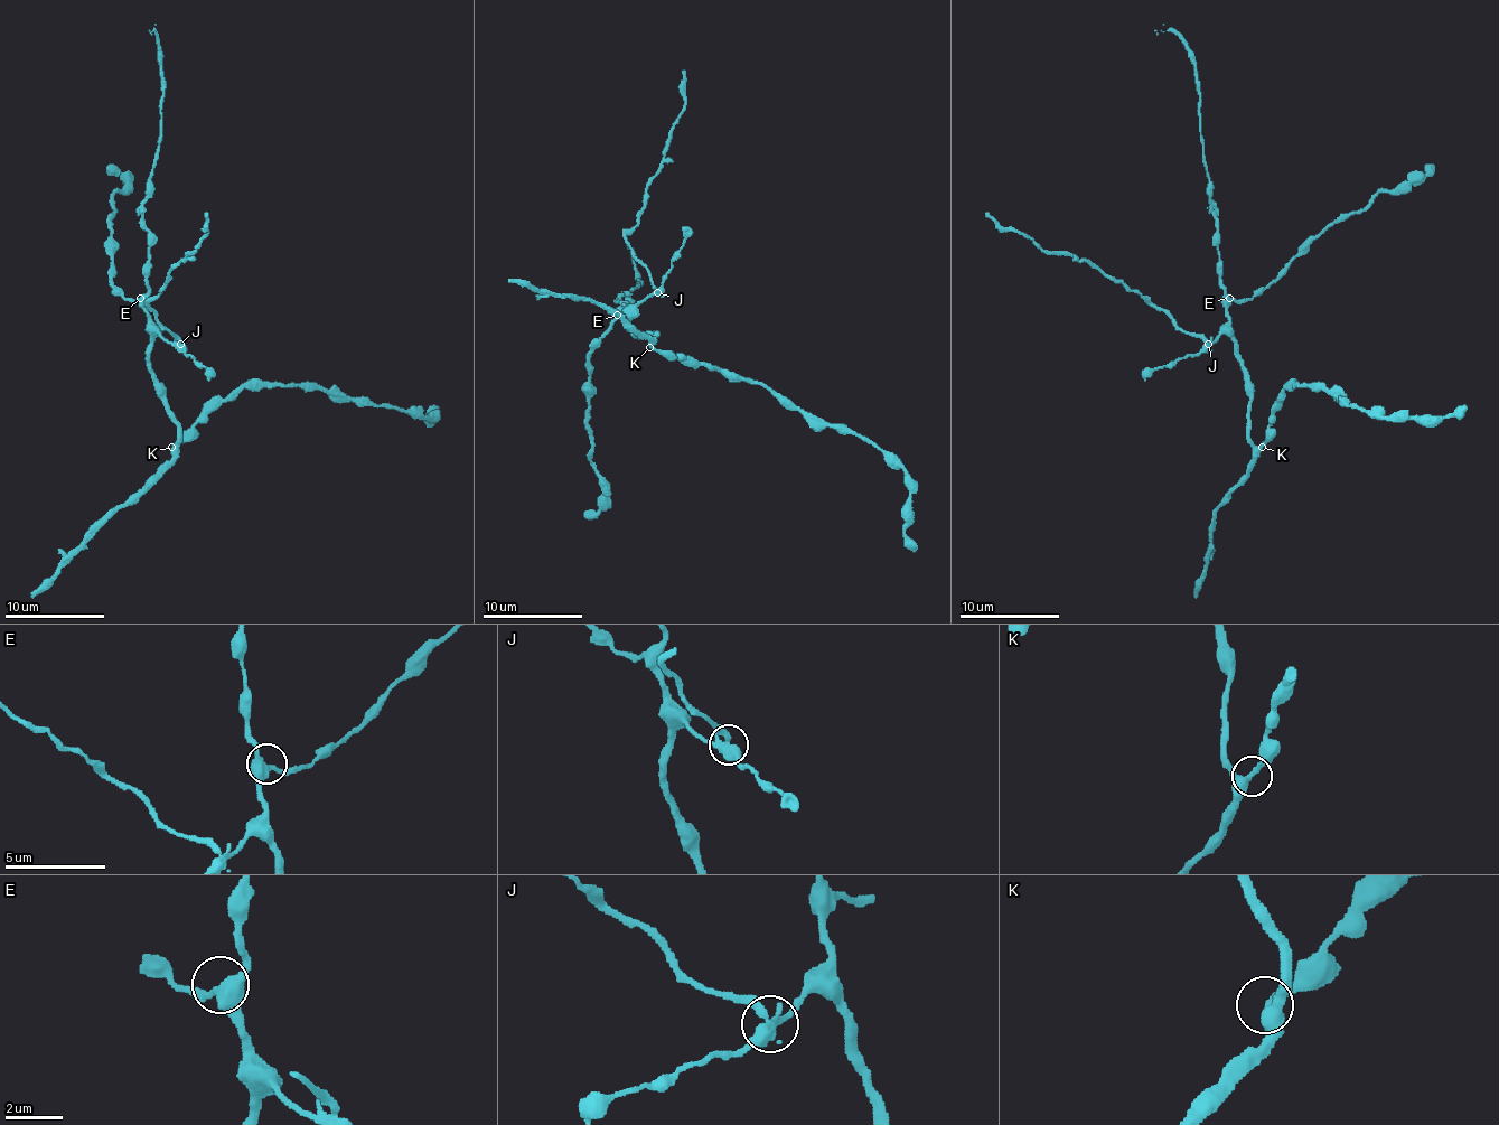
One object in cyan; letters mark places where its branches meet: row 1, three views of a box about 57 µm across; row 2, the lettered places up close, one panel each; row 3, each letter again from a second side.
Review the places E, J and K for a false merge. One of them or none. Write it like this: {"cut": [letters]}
{"cut": ["J"]}

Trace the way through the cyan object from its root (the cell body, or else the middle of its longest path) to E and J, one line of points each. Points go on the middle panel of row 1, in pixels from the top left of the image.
E: (652, 335), (635, 335), (627, 327), (627, 317), (622, 312), (617, 315)
J: (652, 335), (635, 335), (627, 327), (627, 319), (647, 297), (657, 292)

